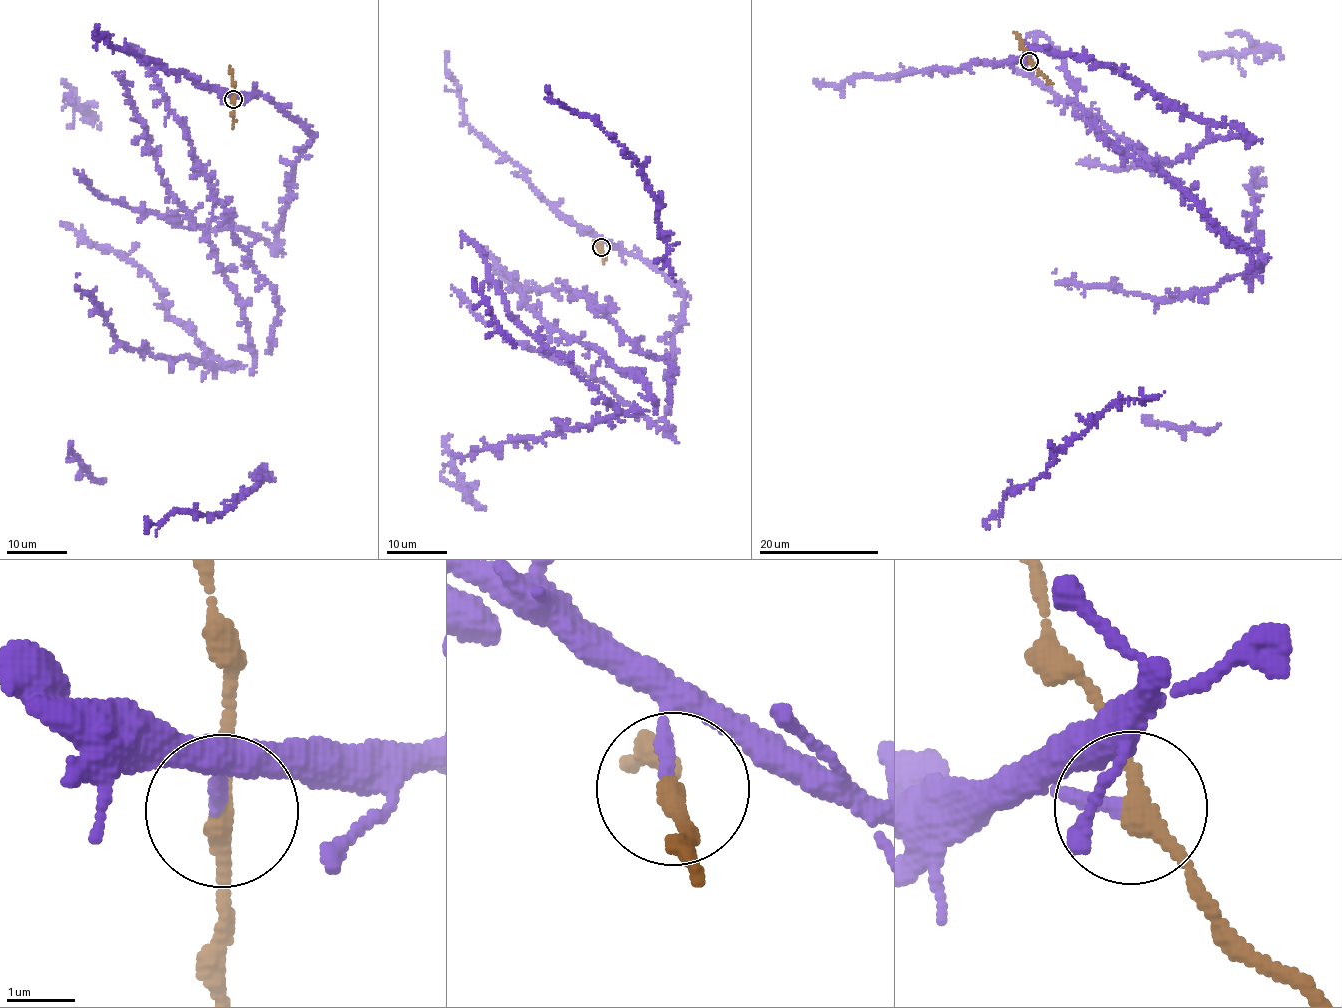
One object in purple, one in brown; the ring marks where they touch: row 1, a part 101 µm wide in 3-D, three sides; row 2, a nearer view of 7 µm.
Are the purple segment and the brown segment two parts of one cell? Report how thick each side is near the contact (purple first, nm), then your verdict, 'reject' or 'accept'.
200 nm thick on the purple side, 280 nm on the other; reject

